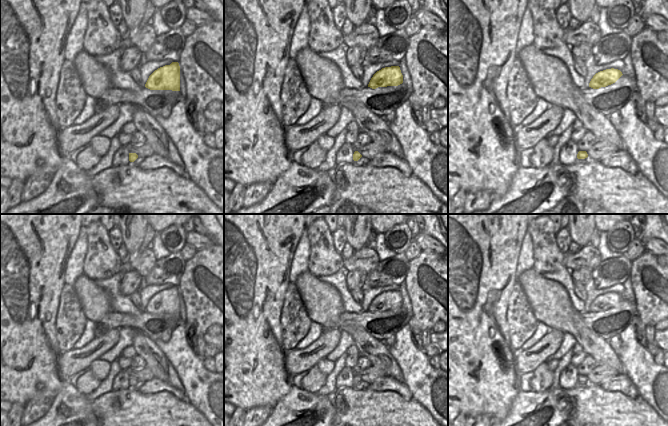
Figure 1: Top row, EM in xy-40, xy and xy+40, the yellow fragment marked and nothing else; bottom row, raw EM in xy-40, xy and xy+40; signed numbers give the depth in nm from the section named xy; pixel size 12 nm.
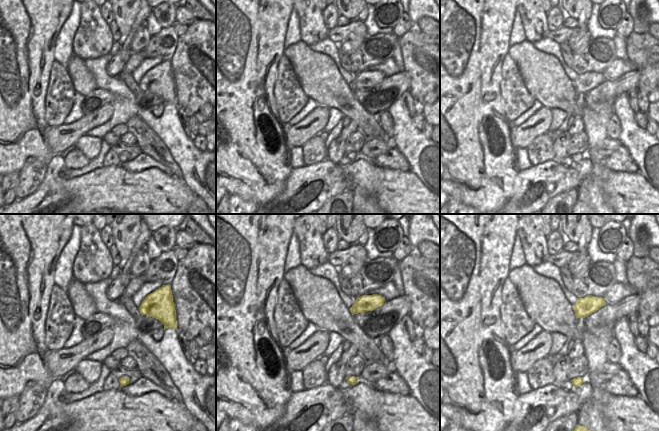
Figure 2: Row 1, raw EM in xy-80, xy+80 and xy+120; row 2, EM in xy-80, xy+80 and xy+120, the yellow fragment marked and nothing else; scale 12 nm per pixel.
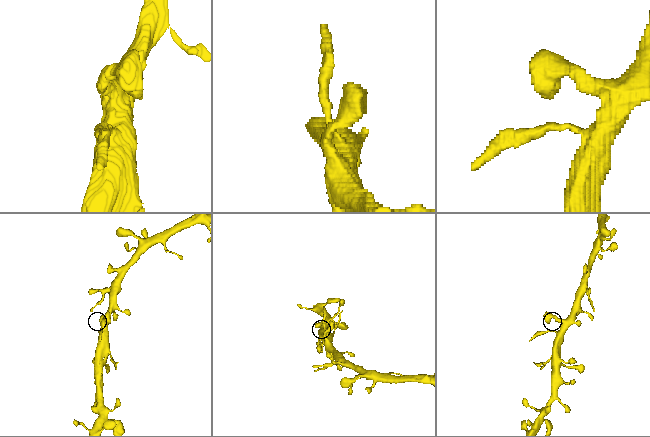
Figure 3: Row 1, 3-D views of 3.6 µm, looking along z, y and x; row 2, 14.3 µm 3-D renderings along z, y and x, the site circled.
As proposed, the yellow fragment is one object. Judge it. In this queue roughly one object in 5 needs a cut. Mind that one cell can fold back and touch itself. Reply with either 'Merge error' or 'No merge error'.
No merge error

